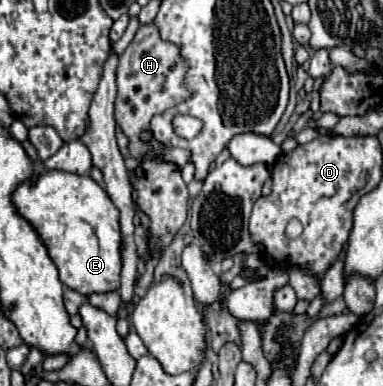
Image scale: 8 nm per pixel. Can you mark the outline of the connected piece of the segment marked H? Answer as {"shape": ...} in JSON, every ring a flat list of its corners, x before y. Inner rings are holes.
{"shape":[[154,24,140,26,130,46,120,54,120,62,116,68,118,96,116,96,114,116,130,140,128,148,132,156,142,158,146,152,146,144,140,142,138,134,148,128,150,118,188,98,188,92,182,84,184,74,186,74,186,64,180,60,178,48,168,42,162,42]]}

